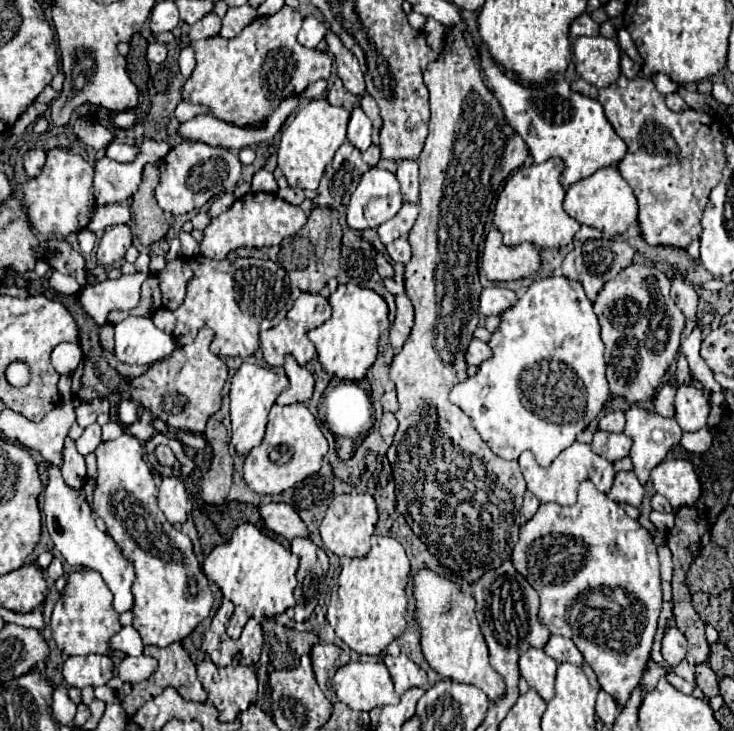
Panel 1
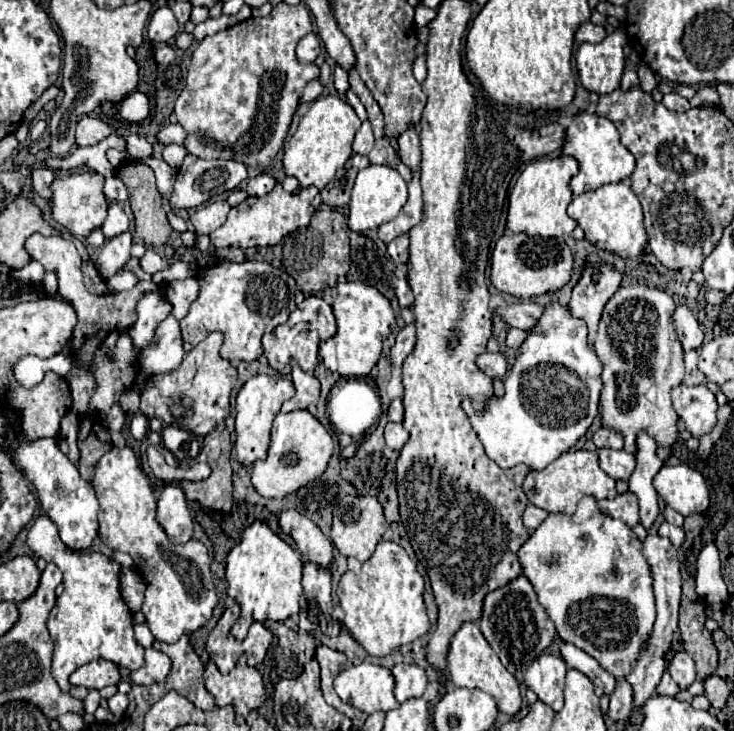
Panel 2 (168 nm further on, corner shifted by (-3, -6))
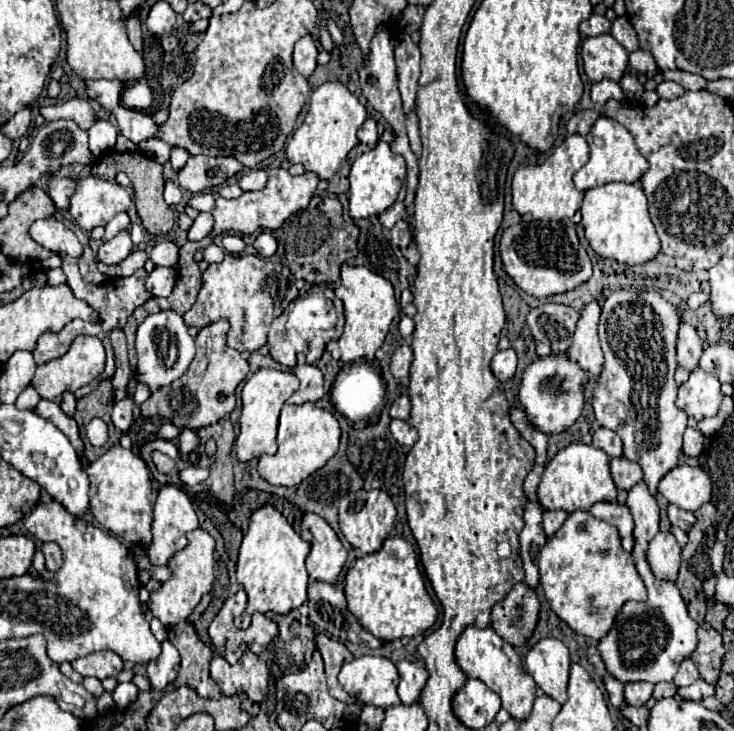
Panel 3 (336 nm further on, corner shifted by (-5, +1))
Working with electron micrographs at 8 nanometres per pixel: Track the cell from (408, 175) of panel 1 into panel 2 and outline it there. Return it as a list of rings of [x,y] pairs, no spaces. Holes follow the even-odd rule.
[[[407,129],[399,137],[399,159],[413,171],[421,171],[421,143],[419,143],[419,131]]]

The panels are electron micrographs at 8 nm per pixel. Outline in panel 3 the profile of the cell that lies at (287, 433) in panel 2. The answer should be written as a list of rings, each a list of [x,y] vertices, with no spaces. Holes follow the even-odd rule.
[[[305,402],[301,406],[285,404],[281,410],[279,434],[277,434],[279,450],[275,456],[261,456],[257,470],[269,484],[297,486],[301,480],[305,480],[315,470],[327,464],[327,460],[339,448],[339,438],[341,438],[341,428],[331,412],[315,406],[313,402]]]

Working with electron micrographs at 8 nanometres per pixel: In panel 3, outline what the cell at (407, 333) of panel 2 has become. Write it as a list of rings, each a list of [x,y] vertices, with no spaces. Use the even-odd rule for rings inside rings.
[[[403,344],[395,350],[393,358],[391,358],[391,374],[395,378],[407,378],[409,376],[409,366],[413,360],[413,350],[409,344]]]

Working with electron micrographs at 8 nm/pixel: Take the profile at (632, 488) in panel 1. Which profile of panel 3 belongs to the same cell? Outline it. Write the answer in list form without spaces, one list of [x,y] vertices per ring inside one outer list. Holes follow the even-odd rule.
[[[597,502],[591,506],[589,514],[597,520],[603,520],[611,526],[615,526],[619,530],[619,536],[631,536],[633,532],[633,518],[629,516],[629,508],[627,506],[619,506],[615,502]]]

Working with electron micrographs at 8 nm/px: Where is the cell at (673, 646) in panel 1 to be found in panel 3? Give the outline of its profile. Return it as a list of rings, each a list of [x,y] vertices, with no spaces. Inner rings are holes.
[[[687,658],[687,660],[683,660],[683,664],[681,664],[679,672],[675,674],[673,682],[675,682],[675,686],[689,686],[689,684],[693,684],[695,680],[699,680],[699,670],[697,670],[697,666],[693,664],[693,660]]]

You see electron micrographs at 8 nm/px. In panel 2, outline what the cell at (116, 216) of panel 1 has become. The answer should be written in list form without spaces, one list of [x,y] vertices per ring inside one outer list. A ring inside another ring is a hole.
[[[111,203],[109,209],[107,209],[107,217],[105,217],[103,225],[101,225],[103,235],[107,239],[111,239],[111,237],[115,237],[119,233],[125,233],[127,227],[129,227],[129,219],[127,219],[125,211],[117,203]]]

